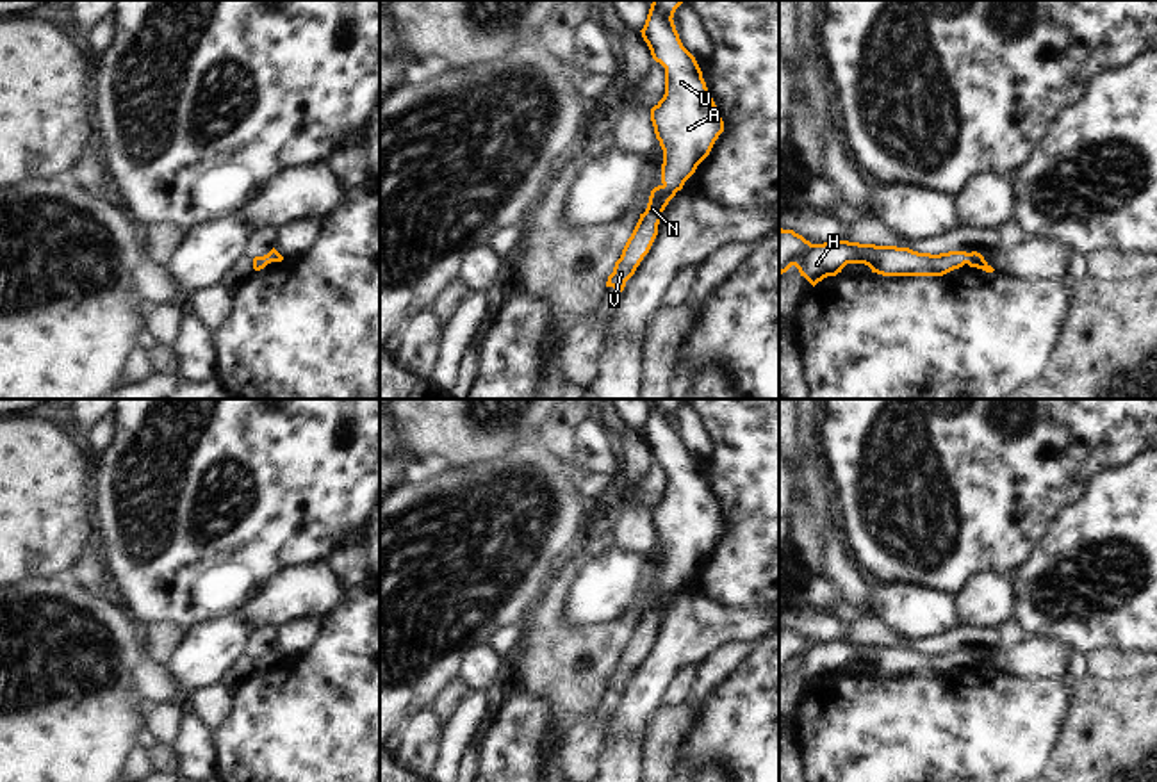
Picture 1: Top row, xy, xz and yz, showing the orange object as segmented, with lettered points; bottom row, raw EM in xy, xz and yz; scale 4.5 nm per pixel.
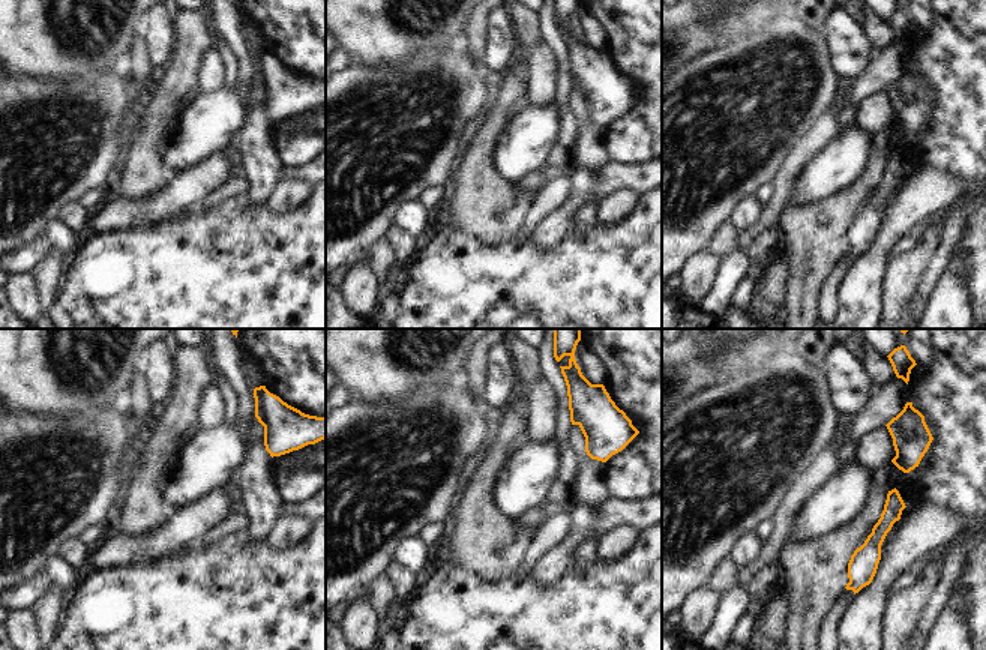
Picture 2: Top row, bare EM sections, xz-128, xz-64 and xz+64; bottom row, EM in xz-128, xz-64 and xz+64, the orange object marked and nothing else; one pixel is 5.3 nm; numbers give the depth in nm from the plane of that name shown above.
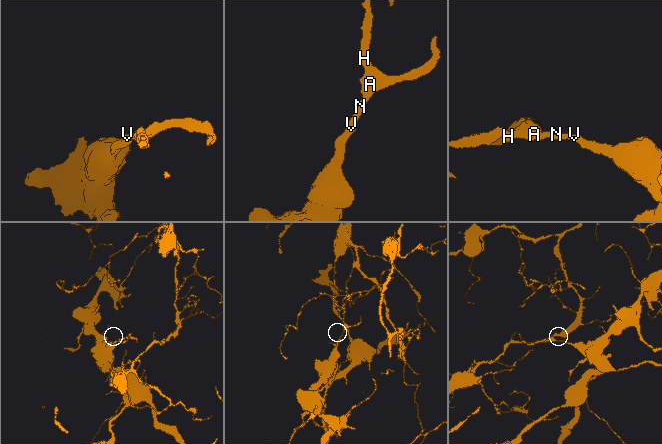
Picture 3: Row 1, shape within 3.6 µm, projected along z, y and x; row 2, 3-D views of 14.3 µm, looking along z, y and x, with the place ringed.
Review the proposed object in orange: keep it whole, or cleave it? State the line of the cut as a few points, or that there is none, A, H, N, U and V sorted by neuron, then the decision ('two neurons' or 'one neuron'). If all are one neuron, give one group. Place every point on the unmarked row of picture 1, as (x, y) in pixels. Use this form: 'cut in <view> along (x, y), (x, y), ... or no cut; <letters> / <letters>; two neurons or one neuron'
no cut; A H N U V; one neuron

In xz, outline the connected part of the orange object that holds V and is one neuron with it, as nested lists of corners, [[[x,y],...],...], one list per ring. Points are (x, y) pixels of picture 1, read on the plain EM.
[[[652,399],[642,431],[651,454],[665,467],[665,493],[651,508],[656,538],[663,549],[661,582],[628,638],[606,686],[624,689],[649,652],[669,600],[683,588],[724,531],[724,520],[708,492],[695,456],[683,445],[674,411],[685,399]]]

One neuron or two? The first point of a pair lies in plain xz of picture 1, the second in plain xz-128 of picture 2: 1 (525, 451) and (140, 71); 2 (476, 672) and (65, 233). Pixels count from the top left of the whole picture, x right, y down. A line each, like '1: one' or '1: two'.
1: two
2: two

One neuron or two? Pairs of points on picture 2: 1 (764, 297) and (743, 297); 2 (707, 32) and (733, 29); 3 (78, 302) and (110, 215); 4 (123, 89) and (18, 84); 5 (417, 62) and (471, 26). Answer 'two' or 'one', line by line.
1: two
2: two
3: two
4: one
5: two

